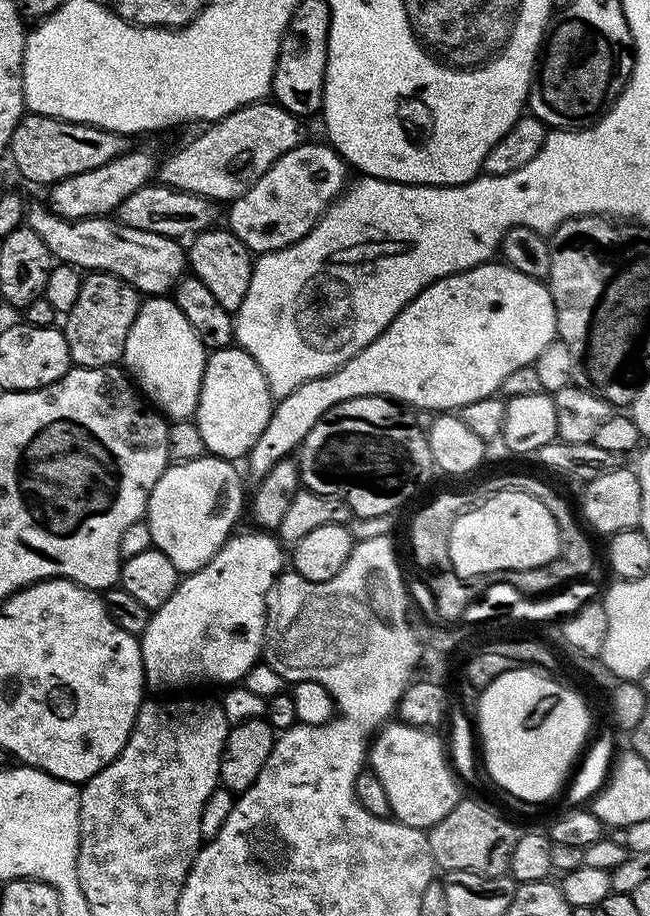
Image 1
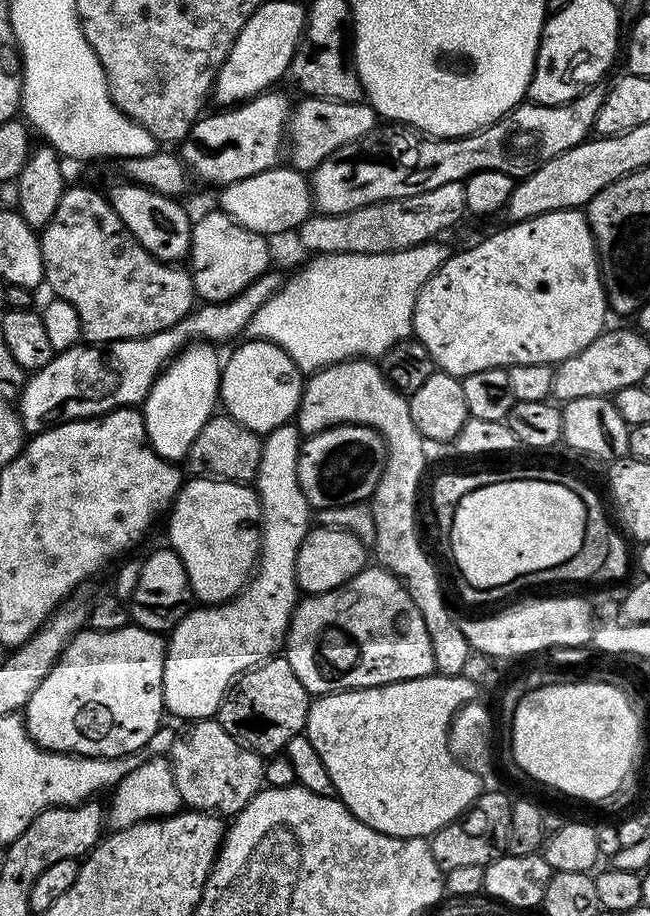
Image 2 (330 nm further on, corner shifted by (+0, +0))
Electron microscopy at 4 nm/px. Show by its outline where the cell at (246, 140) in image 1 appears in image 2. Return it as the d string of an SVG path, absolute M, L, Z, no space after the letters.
M301 99L301 104L291 109L286 121L286 148L291 167L299 172L310 174L328 156L334 155L339 148L363 140L371 132L377 131L378 117L371 104L361 102L351 104L341 100Z

